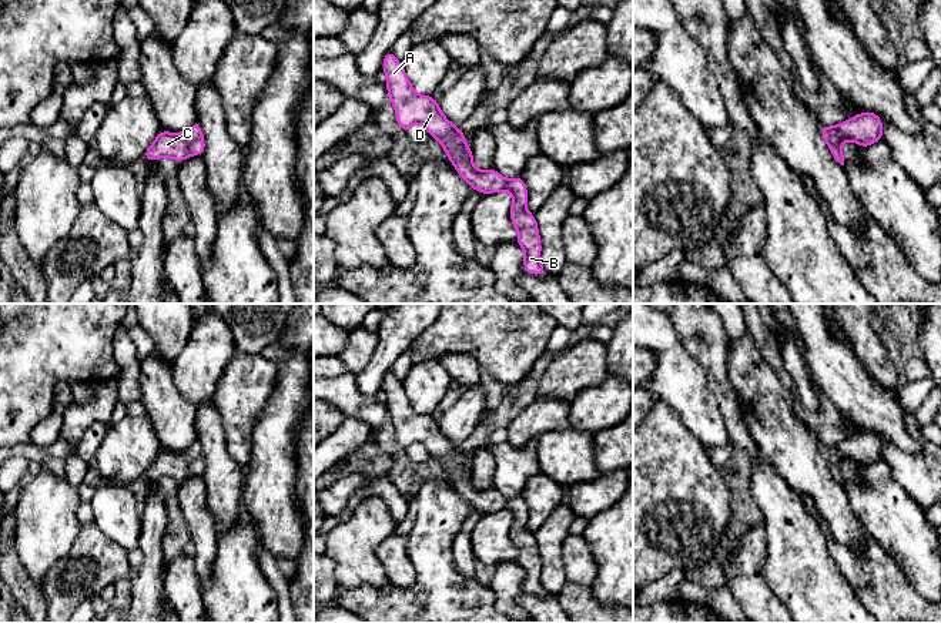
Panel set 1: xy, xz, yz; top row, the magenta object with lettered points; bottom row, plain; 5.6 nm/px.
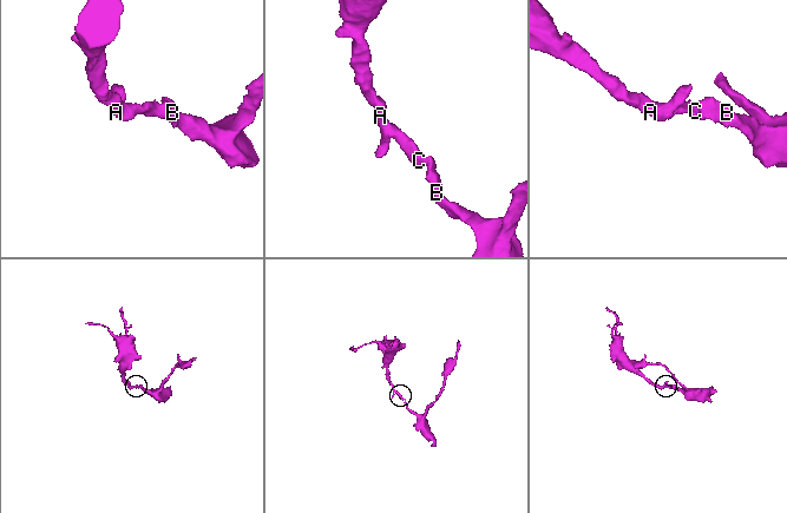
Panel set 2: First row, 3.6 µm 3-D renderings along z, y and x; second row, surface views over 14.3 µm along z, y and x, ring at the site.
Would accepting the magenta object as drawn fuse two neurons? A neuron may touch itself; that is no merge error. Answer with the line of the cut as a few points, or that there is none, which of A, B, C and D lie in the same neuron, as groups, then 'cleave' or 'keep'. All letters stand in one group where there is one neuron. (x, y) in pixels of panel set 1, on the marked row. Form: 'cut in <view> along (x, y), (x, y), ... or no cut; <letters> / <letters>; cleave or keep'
no cut; A B C D; keep

